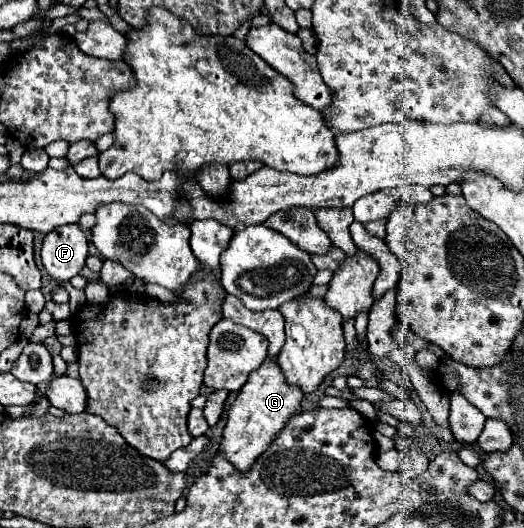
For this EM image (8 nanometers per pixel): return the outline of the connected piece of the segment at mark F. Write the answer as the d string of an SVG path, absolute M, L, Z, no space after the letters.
M63 225L43 239L41 261L49 277L61 285L79 275L87 259L87 237L79 225Z

